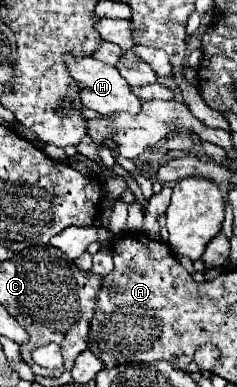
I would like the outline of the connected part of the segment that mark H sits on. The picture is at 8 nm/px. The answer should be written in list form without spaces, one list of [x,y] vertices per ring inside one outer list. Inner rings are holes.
[[[65,56],[67,68],[73,76],[73,80],[79,84],[81,88],[81,100],[89,110],[99,112],[101,116],[115,116],[115,112],[139,112],[141,108],[141,100],[131,92],[129,84],[123,80],[123,76],[119,74],[119,70],[115,66],[107,66],[95,58],[81,58],[75,60],[71,56]]]

